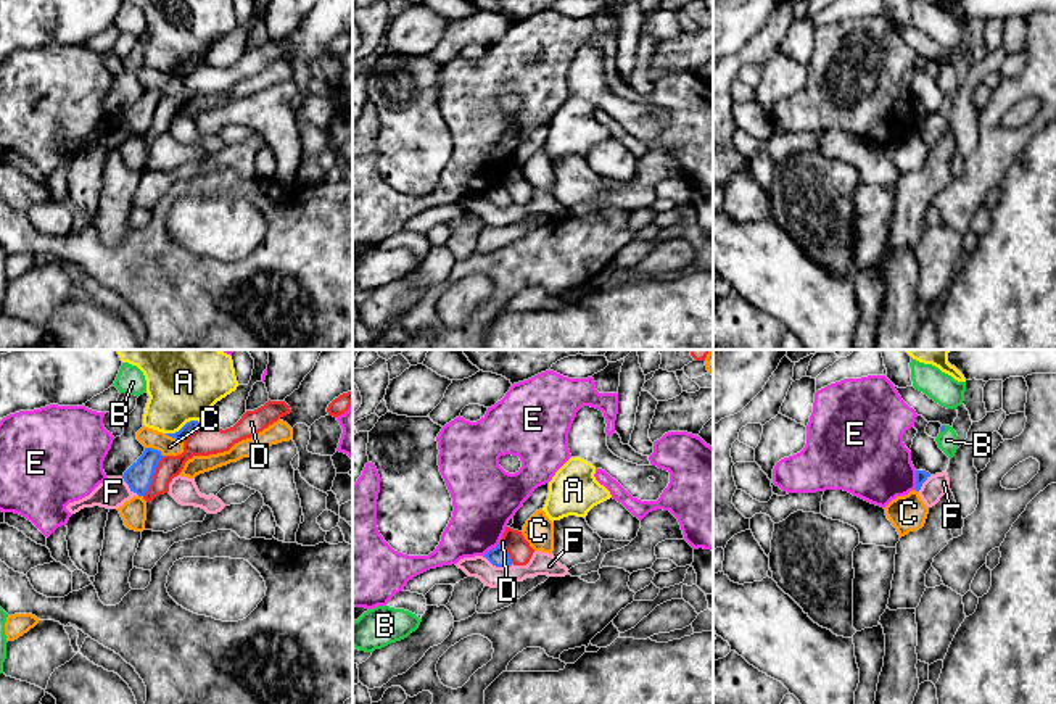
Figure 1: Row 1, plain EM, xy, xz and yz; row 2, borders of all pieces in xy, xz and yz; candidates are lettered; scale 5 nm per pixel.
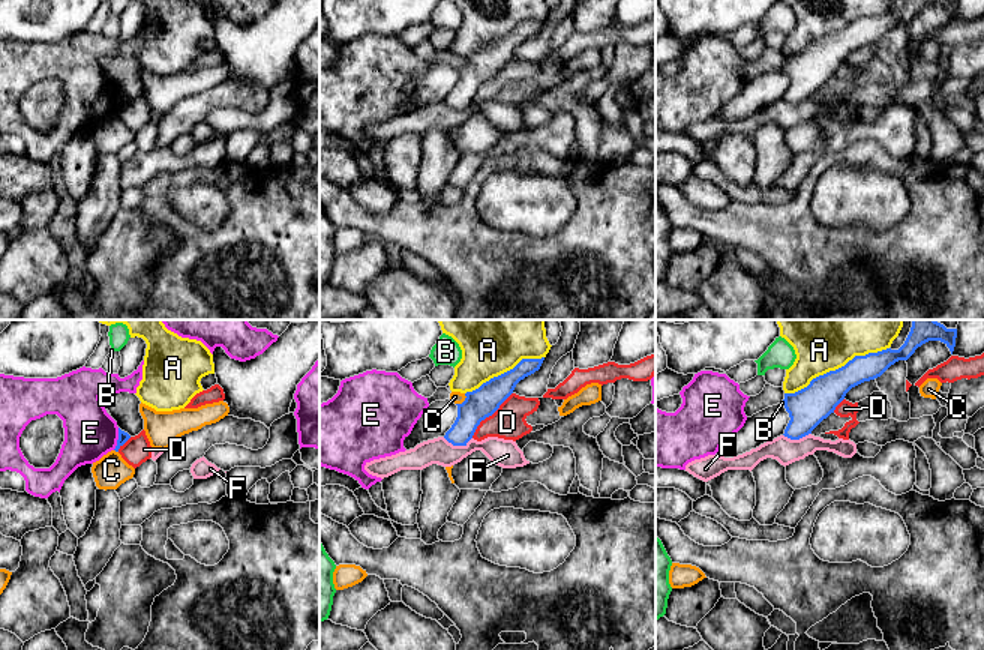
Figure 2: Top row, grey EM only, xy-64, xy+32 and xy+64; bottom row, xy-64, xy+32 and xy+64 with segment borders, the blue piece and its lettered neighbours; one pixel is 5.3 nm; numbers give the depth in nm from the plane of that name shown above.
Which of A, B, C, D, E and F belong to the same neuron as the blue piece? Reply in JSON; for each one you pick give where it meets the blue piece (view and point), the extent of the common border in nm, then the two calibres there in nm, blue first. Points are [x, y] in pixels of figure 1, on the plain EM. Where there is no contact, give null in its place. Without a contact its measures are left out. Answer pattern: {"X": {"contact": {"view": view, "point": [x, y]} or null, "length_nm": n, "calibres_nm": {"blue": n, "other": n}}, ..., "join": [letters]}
{"B": {"contact": {"view": "yz", "point": [944, 68]}, "length_nm": 50, "calibres_nm": {"blue": 20, "other": 110}}, "join": ["B"]}

